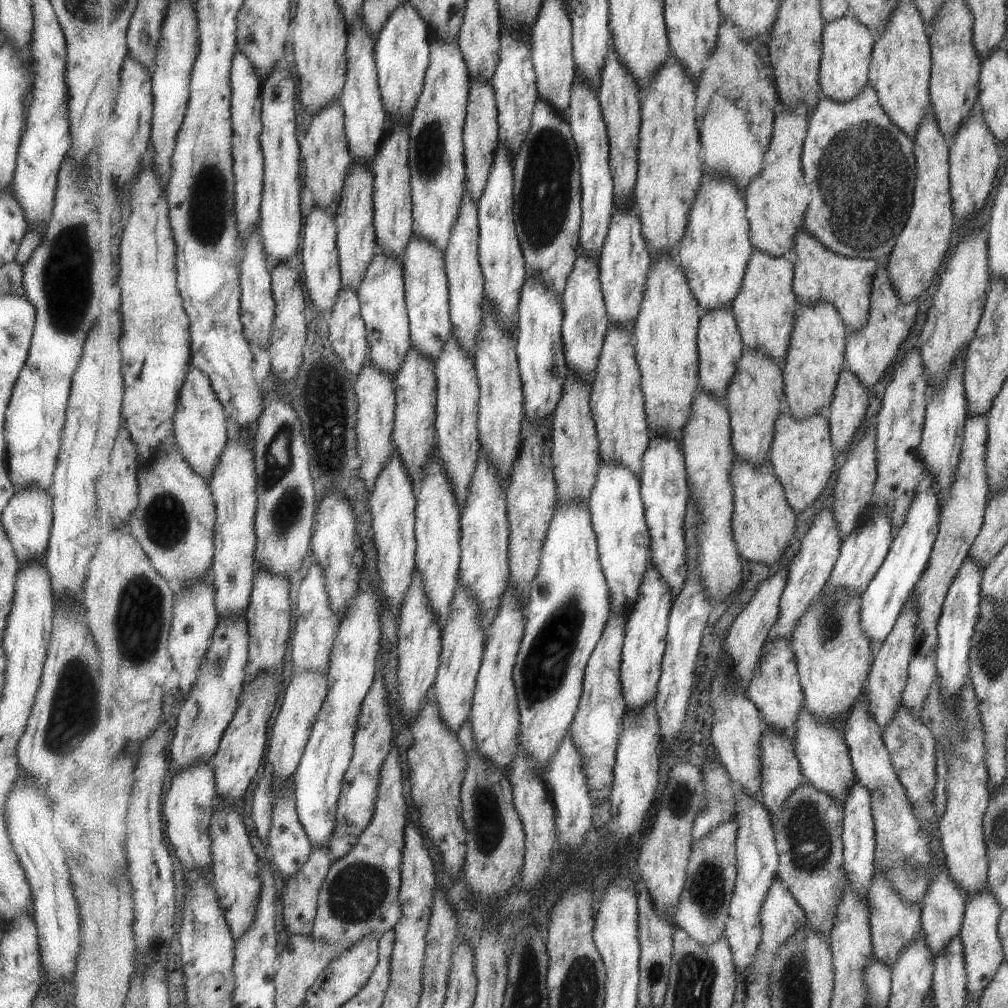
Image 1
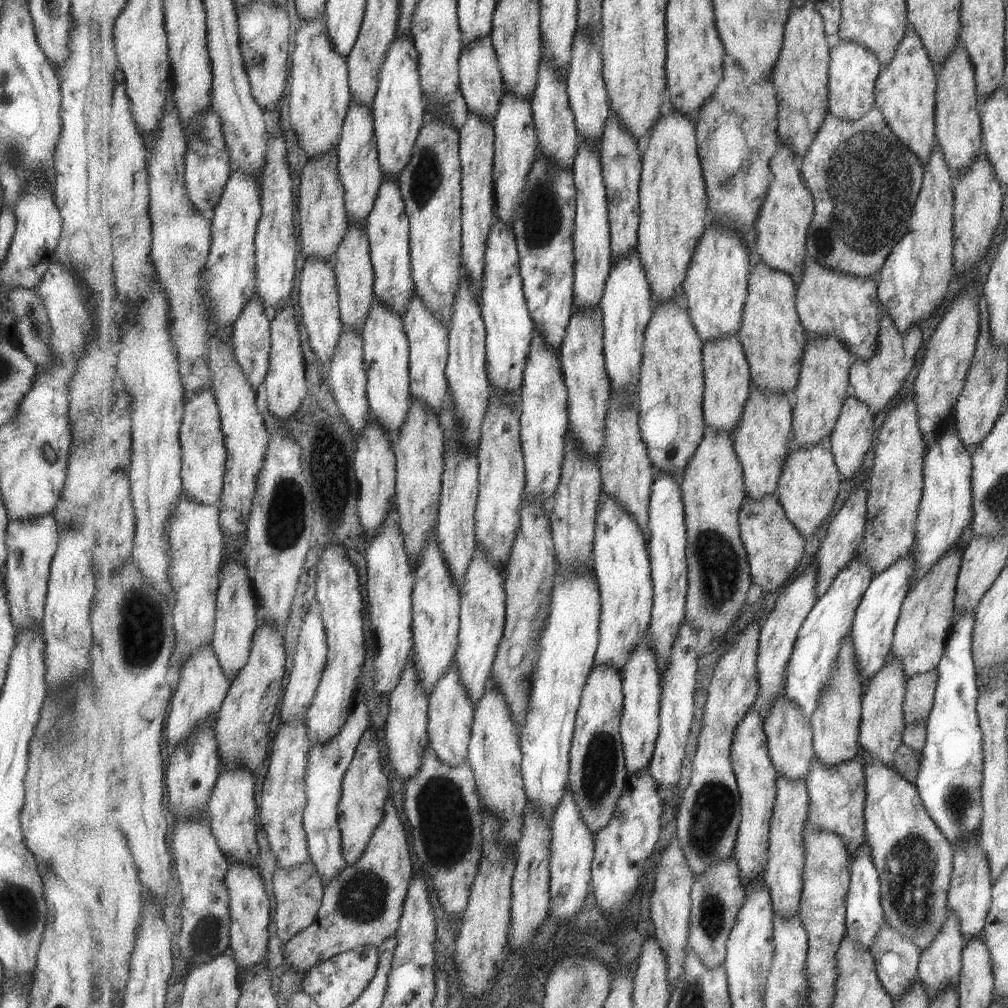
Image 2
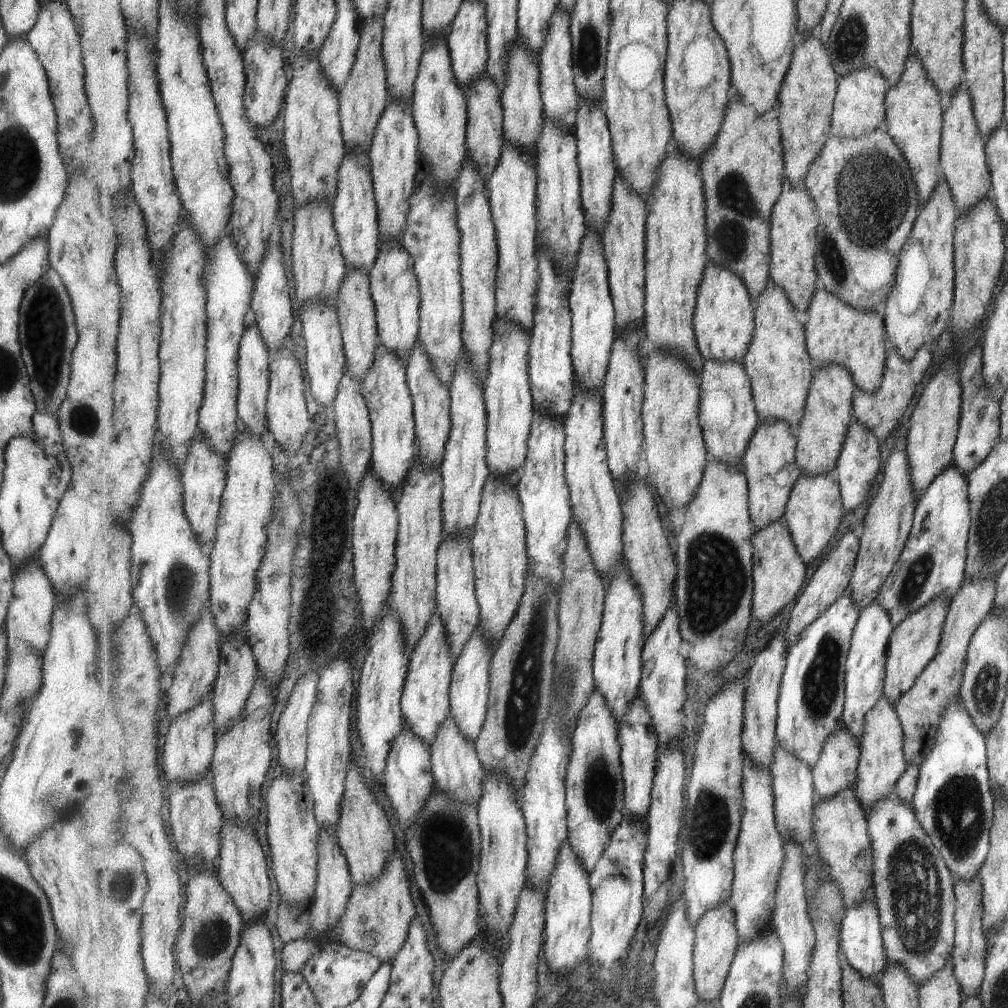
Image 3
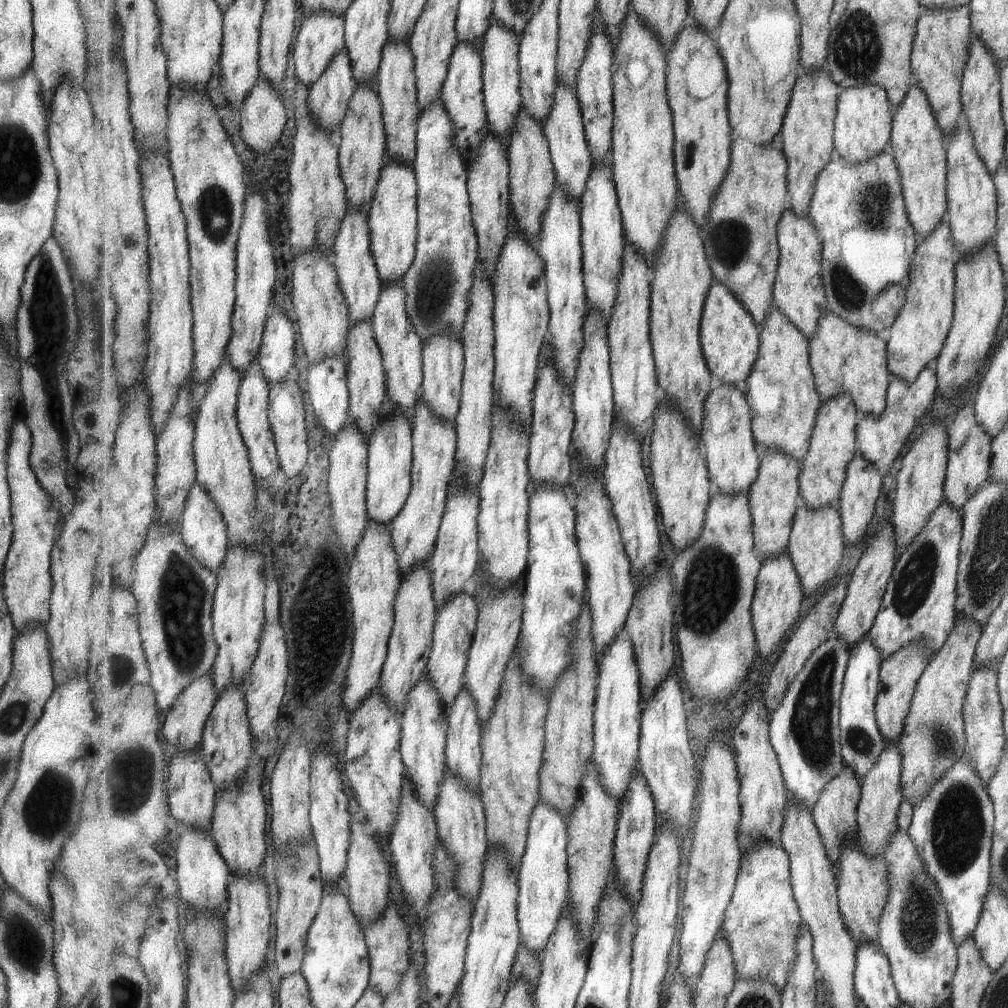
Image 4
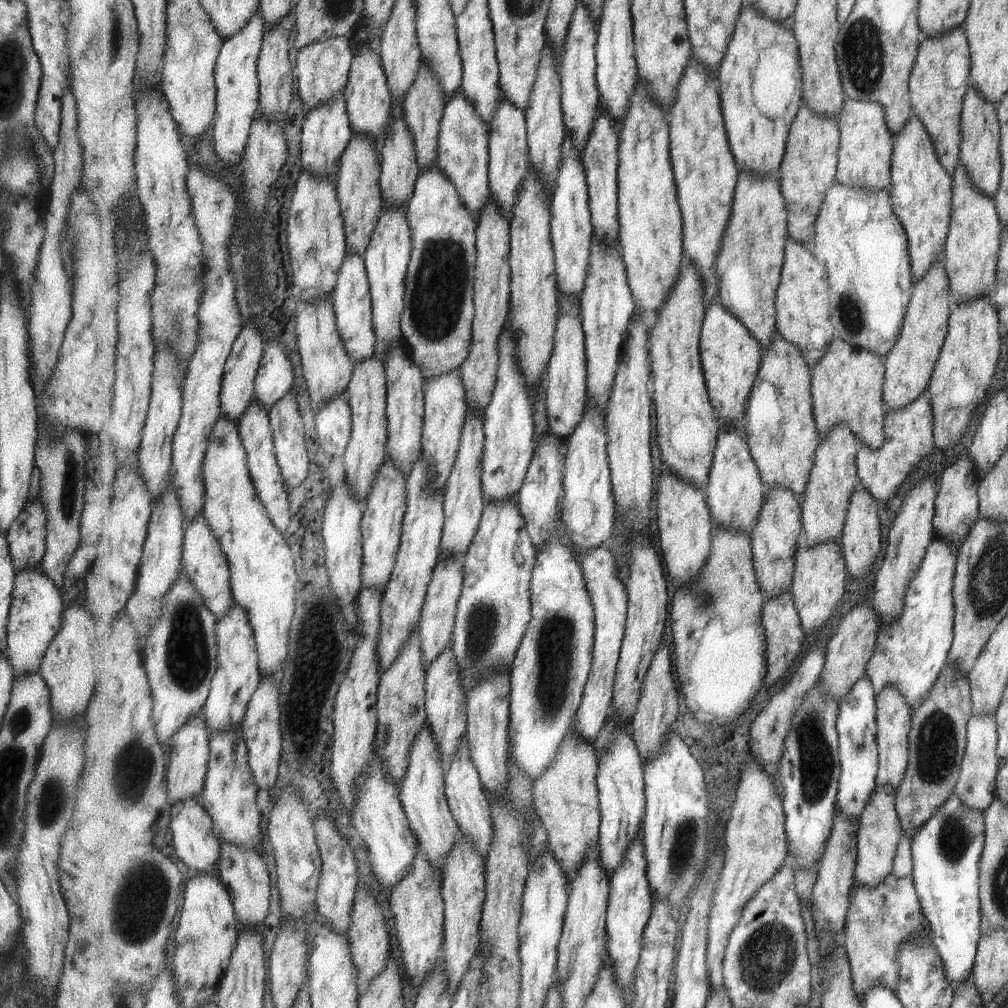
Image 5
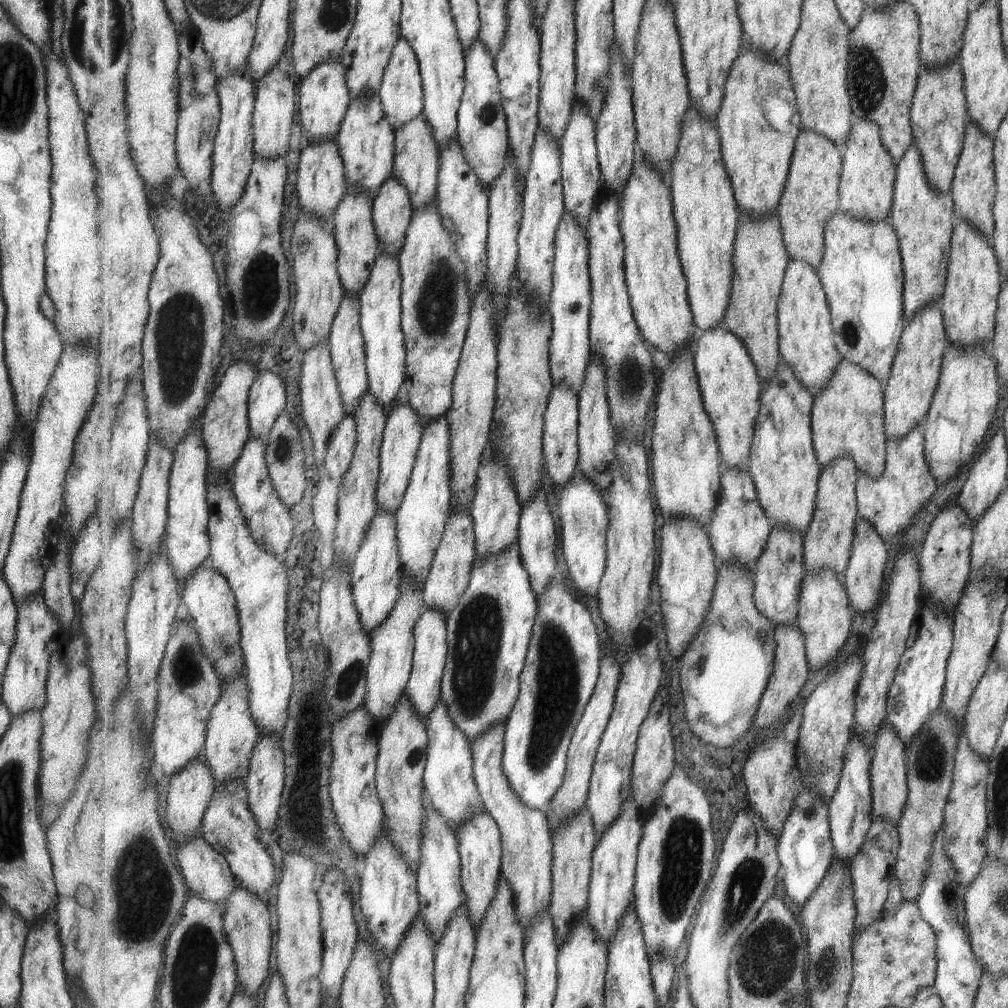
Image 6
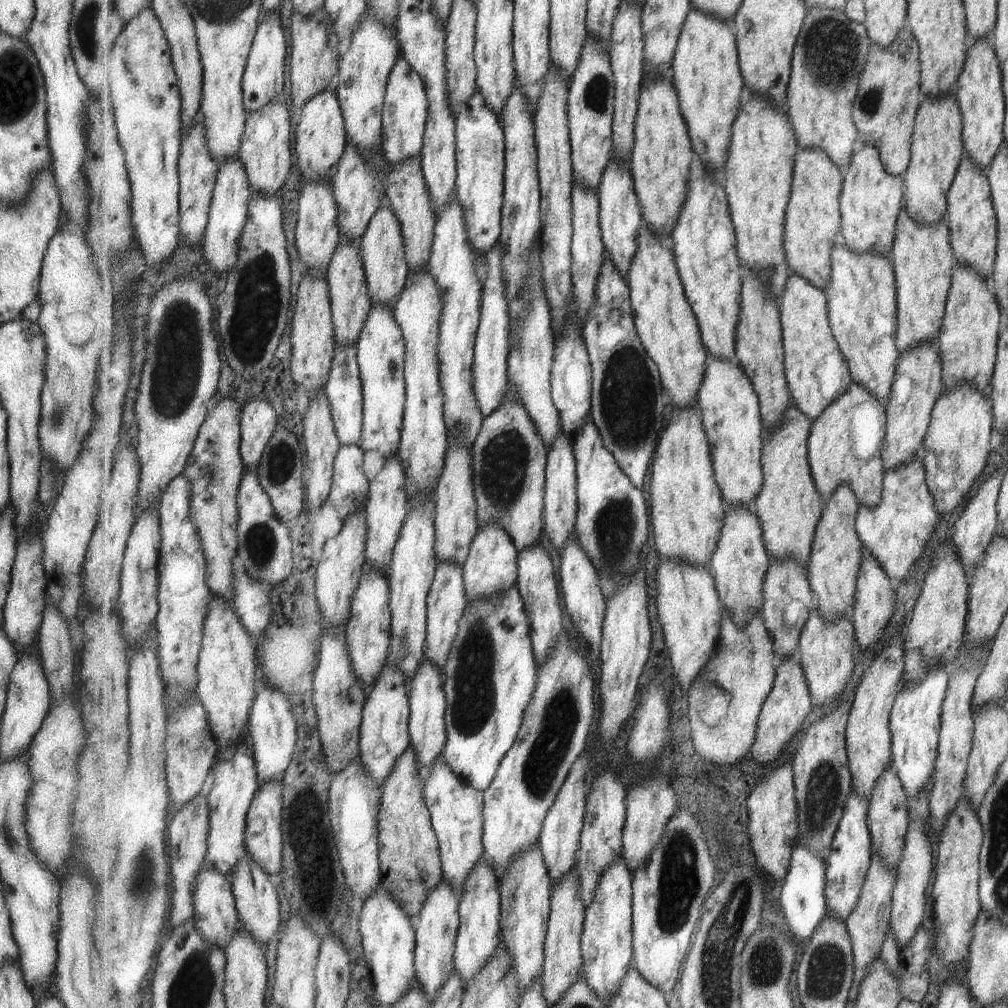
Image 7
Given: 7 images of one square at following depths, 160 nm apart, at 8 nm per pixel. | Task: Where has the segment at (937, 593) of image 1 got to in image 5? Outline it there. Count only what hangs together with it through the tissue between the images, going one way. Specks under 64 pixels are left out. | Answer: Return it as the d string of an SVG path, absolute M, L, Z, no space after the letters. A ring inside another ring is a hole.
M887 687L877 696L878 710L878 749L880 752L880 769L876 778L879 787L891 787L894 792L903 780L905 762L909 762L909 730L910 715L913 710L908 706L902 695L893 687Z

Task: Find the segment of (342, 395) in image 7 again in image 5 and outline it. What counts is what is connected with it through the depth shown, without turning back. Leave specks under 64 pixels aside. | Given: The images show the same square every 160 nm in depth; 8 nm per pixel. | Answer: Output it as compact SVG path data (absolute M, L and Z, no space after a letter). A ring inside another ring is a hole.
M348 255L340 271L338 286L335 287L332 300L336 312L338 331L342 336L350 359L355 364L373 357L377 337L373 322L374 308L372 305L370 280L368 279L363 255Z

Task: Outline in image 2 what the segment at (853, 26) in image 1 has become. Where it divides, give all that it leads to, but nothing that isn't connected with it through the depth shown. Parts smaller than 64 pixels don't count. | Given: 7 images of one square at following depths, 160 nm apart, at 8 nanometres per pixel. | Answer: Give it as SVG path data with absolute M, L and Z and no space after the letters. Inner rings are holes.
M840 40L831 51L830 62L830 112L829 114L844 121L858 121L876 106L879 75L883 64L878 56L863 45Z

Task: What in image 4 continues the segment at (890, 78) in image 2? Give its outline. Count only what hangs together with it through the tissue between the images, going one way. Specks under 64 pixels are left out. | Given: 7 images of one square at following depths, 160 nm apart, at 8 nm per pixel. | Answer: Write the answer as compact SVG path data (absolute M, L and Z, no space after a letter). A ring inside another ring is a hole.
M916 84L893 109L890 147L895 152L894 164L899 164L902 197L907 200L906 217L917 234L918 242L941 223L945 214L945 154L939 131L926 96Z

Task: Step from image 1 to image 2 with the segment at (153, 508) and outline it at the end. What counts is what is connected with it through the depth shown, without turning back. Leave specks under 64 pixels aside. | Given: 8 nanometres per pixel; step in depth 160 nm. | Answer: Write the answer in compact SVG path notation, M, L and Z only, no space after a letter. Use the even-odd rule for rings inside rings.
M185 492L172 515L170 524L172 558L170 575L174 584L175 652L172 654L173 670L180 674L181 667L191 655L213 643L216 621L220 573L224 562L224 532L220 510L187 497Z

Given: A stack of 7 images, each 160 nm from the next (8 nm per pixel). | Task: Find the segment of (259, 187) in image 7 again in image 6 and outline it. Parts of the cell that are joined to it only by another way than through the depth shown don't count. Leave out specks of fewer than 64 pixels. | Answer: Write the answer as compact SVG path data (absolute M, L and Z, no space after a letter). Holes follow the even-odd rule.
M277 66L257 82L257 99L253 115L254 151L259 159L279 159L286 156L291 144L291 126L297 112L297 88L287 74Z

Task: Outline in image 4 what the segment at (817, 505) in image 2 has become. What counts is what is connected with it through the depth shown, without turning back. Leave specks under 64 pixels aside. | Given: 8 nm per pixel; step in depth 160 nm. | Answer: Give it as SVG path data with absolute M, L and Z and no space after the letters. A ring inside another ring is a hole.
M799 496L798 512L794 518L794 528L790 536L789 554L802 581L805 596L815 594L823 584L831 582L837 576L837 570L843 562L845 550L845 535L843 534L842 513L839 511L839 501L823 507L819 511L811 511L806 502Z

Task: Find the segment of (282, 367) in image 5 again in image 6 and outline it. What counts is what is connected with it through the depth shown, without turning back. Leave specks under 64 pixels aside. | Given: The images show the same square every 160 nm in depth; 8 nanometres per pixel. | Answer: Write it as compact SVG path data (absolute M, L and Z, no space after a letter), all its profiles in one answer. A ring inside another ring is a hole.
M273 372L257 376L248 400L252 436L262 441L270 437L278 418L287 412L287 391L284 382Z

